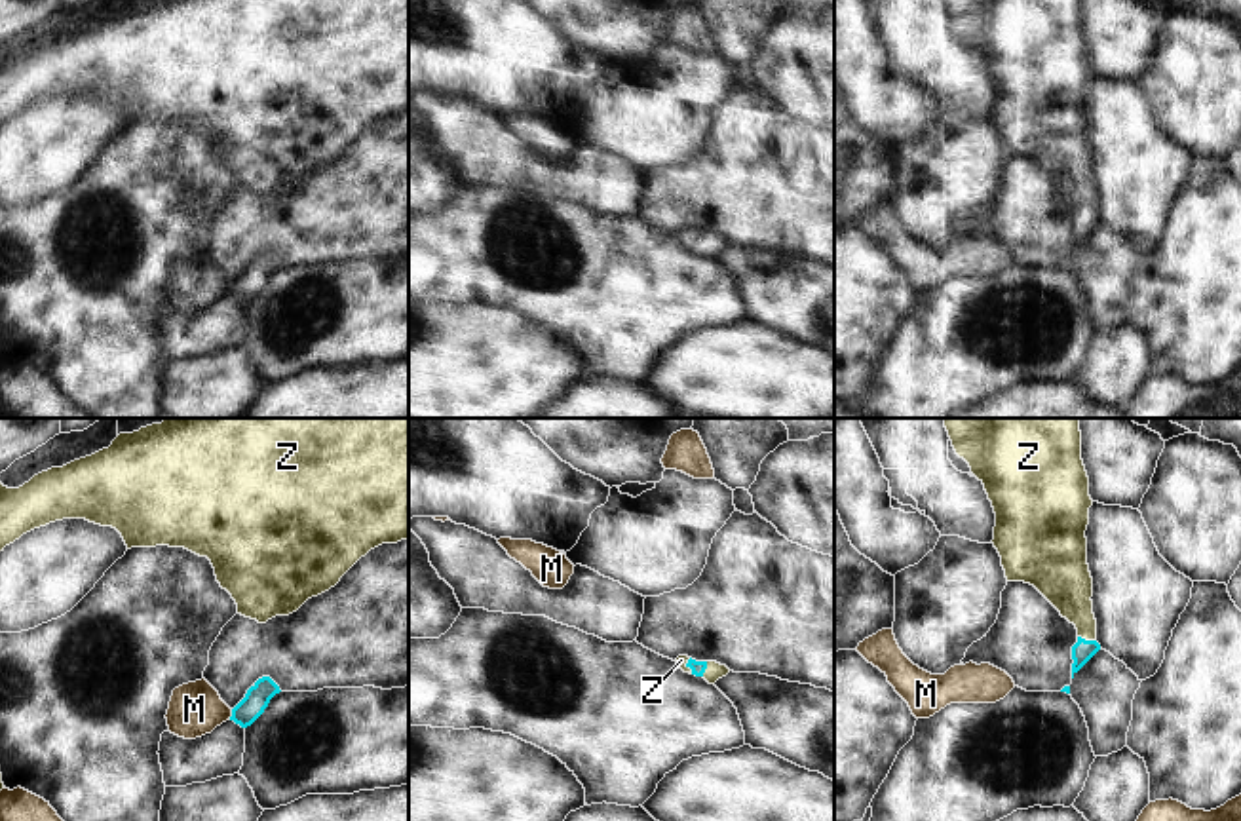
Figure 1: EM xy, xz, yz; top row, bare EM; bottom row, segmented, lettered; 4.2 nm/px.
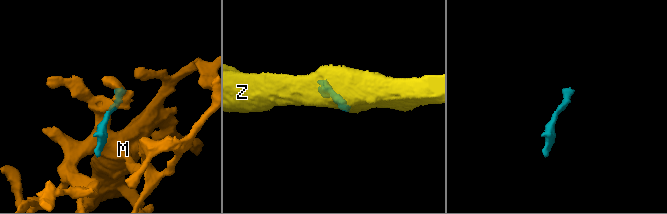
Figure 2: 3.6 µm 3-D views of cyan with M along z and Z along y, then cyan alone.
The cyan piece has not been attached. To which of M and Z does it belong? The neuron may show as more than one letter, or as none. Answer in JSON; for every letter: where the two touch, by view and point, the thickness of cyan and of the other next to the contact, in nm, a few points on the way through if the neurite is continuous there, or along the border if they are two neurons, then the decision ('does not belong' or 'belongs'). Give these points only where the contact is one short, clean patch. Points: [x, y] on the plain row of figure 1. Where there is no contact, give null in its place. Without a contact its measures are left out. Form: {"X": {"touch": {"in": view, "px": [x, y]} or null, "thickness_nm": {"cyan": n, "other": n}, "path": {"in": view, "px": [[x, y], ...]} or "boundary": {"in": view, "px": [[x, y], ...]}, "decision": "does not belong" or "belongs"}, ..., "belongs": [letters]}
{"M": {"touch": {"in": "xy", "px": [232, 289]}, "thickness_nm": {"cyan": 110, "other": 220}, "boundary": {"in": "xy", "px": [[232, 284], [229, 293]]}, "decision": "does not belong"}, "Z": {"touch": {"in": "yz", "px": [1088, 215]}, "thickness_nm": {"cyan": 90, "other": 200}, "path": {"in": "yz", "px": [[1082, 225], [1088, 215], [1086, 196], [1069, 160]]}, "decision": "belongs"}, "belongs": ["Z"]}

